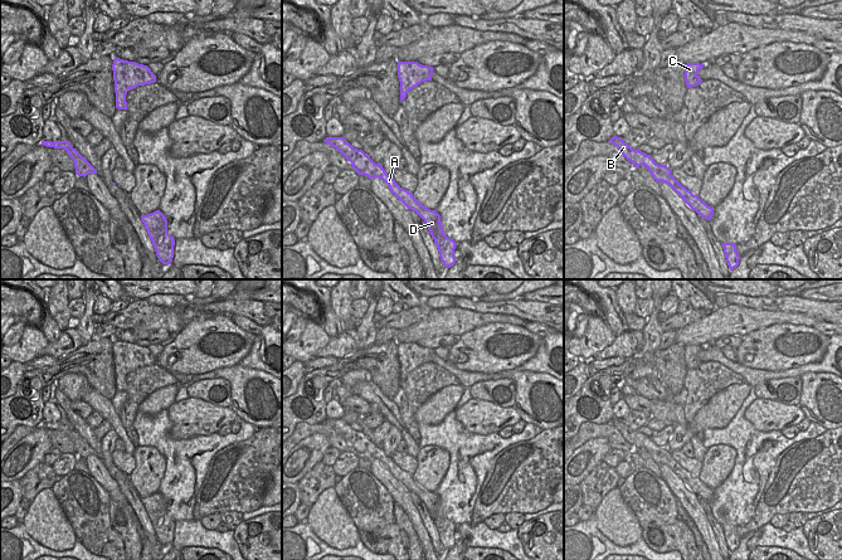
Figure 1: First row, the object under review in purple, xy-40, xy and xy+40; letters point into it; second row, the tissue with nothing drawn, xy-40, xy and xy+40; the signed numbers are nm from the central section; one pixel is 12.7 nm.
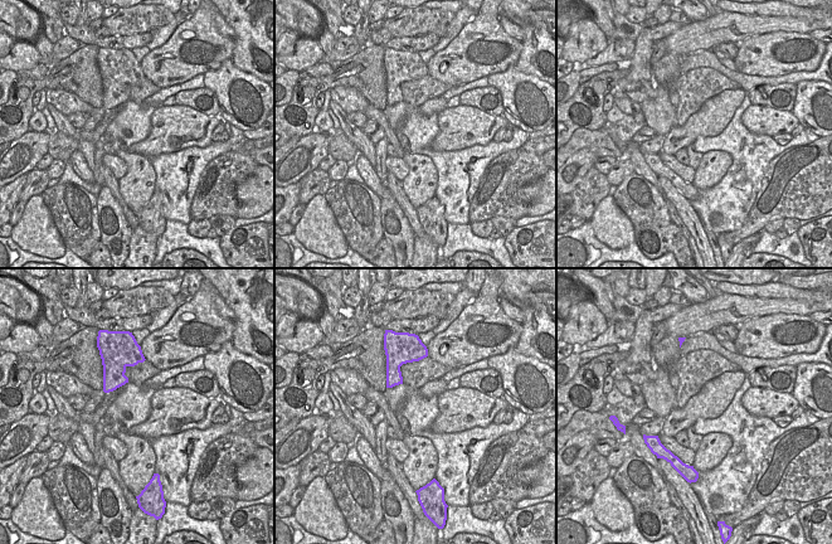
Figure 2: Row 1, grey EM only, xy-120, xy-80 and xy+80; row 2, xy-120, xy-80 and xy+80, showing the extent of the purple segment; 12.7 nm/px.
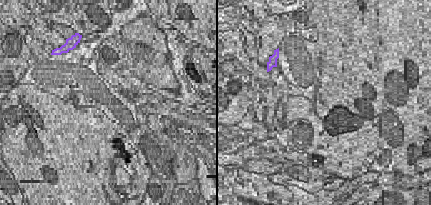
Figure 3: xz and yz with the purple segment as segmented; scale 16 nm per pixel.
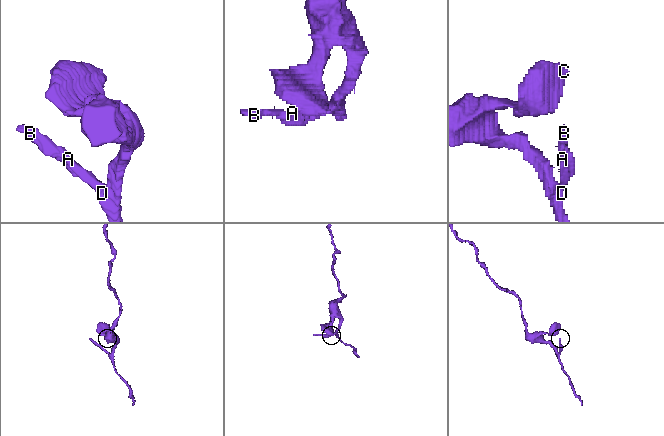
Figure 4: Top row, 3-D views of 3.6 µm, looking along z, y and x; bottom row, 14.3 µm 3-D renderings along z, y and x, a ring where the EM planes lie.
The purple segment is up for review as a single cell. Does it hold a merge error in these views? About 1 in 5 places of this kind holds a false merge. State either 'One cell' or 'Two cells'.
One cell

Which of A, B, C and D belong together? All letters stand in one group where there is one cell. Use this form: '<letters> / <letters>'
A B C D

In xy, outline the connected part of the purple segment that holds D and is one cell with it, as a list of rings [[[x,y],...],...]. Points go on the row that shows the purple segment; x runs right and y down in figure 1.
[[[326,137],[327,145],[341,152],[359,175],[369,179],[379,177],[388,184],[390,191],[410,210],[415,211],[425,223],[438,248],[444,267],[456,263],[454,249],[457,243],[443,233],[441,215],[435,210],[425,208],[412,193],[400,188],[395,180],[385,172],[381,164],[375,164],[362,150],[354,148],[344,137]]]

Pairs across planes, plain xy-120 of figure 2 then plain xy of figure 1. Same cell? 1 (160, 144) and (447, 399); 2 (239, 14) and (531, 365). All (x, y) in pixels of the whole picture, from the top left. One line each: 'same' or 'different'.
1: different
2: same

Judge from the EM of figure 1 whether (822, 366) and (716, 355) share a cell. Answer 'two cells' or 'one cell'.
one cell

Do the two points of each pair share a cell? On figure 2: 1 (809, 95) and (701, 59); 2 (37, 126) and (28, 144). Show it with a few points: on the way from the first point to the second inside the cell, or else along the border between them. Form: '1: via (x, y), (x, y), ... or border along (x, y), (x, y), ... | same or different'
1: border along (818, 79), (802, 79), (796, 84) | different
2: border along (29, 130), (45, 131) | different

